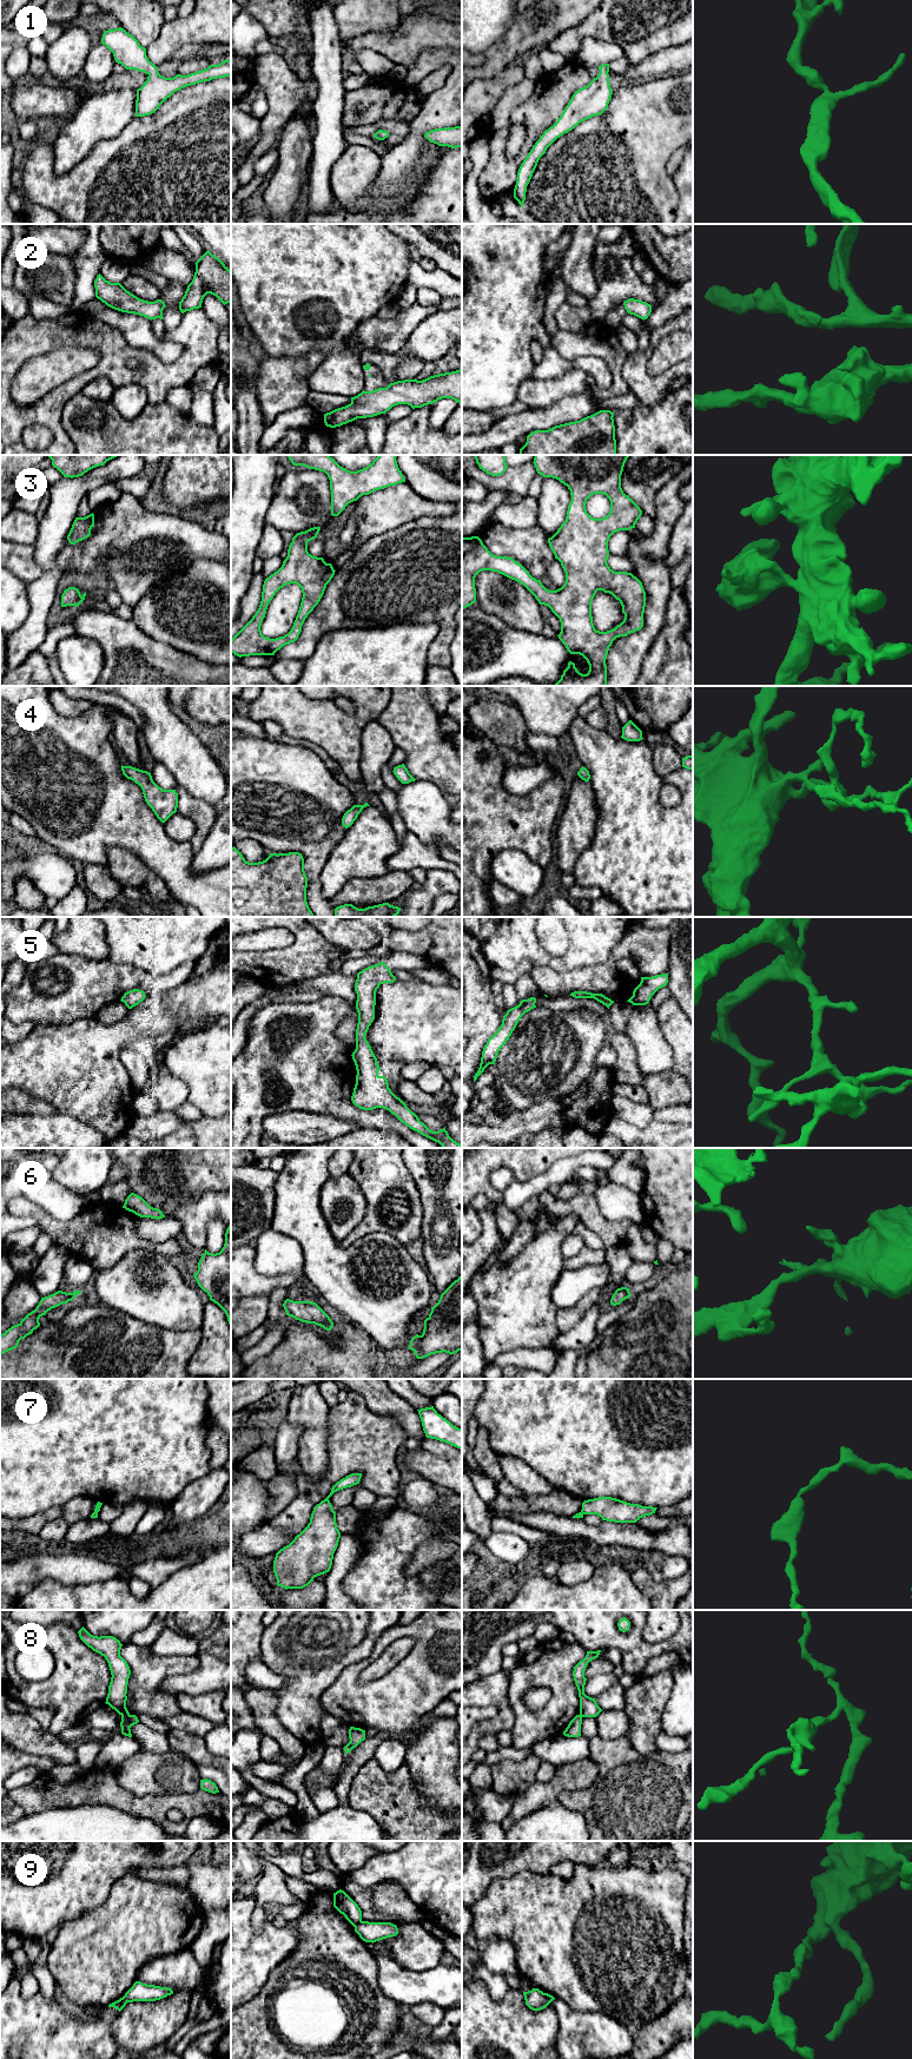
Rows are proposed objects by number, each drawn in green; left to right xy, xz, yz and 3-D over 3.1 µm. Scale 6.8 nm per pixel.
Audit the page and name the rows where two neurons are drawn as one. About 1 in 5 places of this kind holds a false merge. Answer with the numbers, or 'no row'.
7, 8, 9

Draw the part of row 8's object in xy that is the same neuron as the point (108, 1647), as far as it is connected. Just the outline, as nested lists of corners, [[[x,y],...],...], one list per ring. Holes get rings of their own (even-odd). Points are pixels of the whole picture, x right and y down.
[[[84,1626],[78,1634],[88,1648],[104,1656],[108,1663],[112,1677],[105,1703],[121,1716],[130,1715],[126,1708],[126,1694],[131,1670],[127,1662],[120,1656],[123,1644],[113,1636],[93,1636]]]

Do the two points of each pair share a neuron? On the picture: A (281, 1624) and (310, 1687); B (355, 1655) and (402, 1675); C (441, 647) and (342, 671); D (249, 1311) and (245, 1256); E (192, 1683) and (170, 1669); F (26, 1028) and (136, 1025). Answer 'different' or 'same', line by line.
A: same
B: different
C: different
D: different
E: different
F: different

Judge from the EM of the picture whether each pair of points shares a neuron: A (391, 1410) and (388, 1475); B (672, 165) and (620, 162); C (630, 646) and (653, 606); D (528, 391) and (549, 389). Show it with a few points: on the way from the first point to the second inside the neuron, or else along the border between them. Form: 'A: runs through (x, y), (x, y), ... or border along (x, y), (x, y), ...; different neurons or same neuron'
A: border along (367, 1404), (371, 1411), (394, 1418), (408, 1437); different neurons
B: border along (680, 146), (667, 163), (667, 175), (672, 179); different neurons
C: runs through (641, 637), (652, 626), (653, 616); same neuron
D: runs through (533, 391), (544, 391); same neuron

